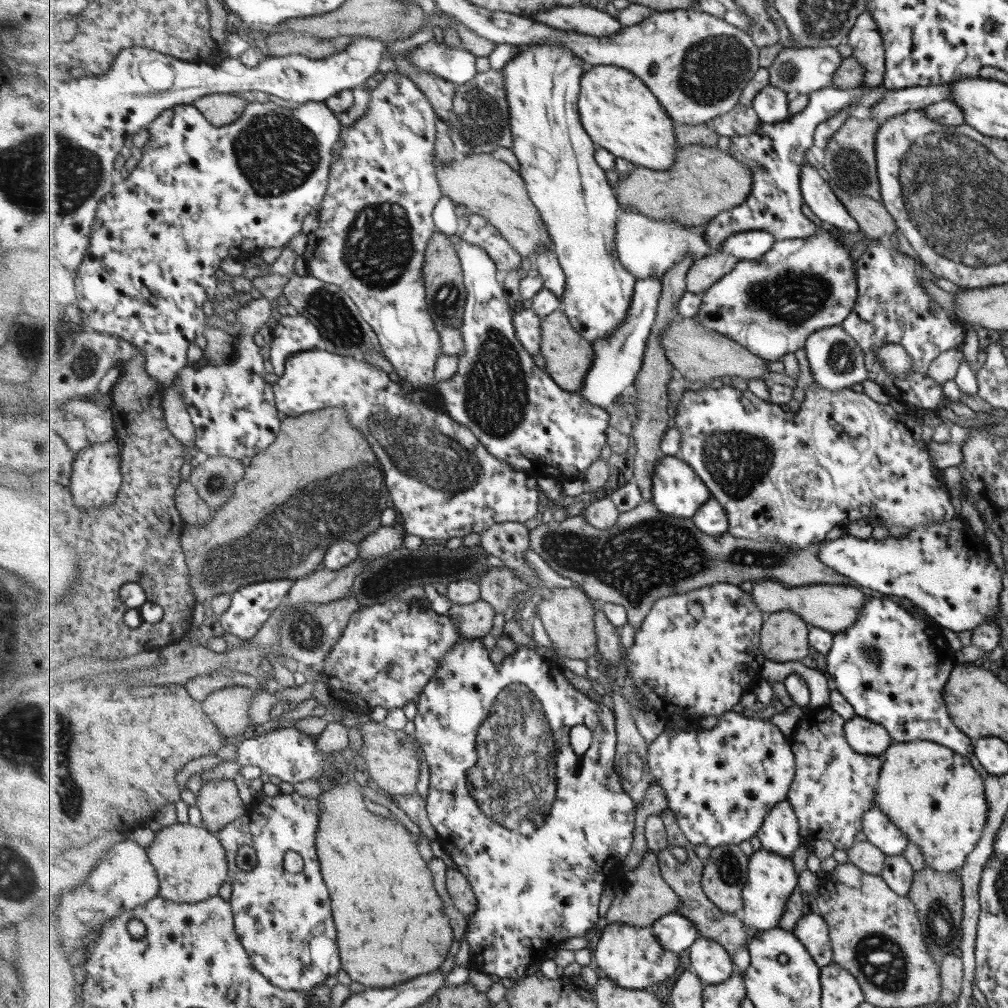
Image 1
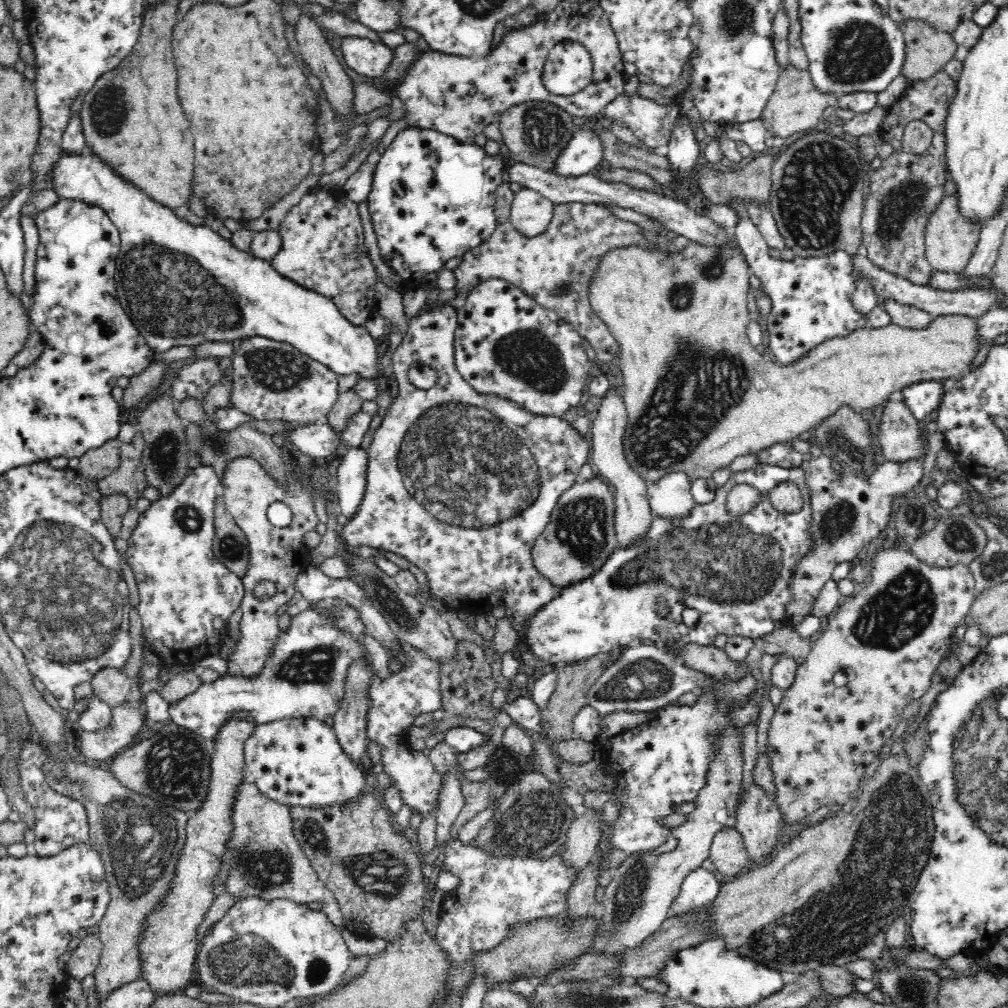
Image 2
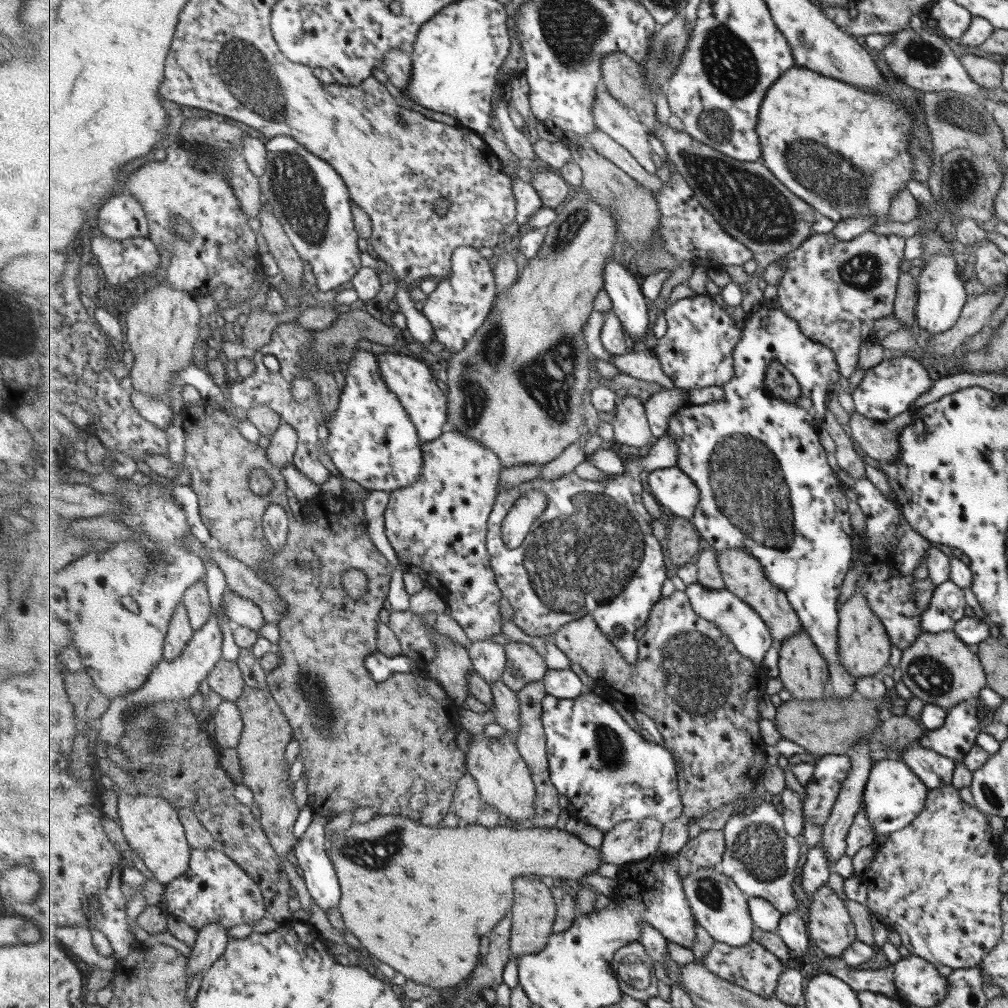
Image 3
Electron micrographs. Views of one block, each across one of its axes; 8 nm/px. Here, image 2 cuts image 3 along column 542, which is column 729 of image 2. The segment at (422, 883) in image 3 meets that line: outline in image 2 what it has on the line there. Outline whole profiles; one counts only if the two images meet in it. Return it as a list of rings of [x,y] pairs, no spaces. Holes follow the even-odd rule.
[[[726,827],[716,832],[709,849],[709,858],[719,876],[738,875],[748,866],[750,855],[735,827]]]

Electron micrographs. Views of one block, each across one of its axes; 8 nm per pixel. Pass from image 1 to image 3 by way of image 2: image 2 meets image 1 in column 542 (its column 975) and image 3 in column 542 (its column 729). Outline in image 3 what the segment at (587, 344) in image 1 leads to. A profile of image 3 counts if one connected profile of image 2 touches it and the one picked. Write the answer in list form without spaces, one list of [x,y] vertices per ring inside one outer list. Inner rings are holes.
[[[580,185],[575,188],[566,200],[566,204],[559,212],[555,222],[545,228],[546,238],[541,251],[535,258],[529,260],[527,267],[519,275],[520,278],[507,293],[497,294],[490,316],[487,316],[485,323],[479,327],[479,331],[471,339],[471,342],[467,343],[462,351],[452,354],[446,361],[449,427],[451,429],[454,427],[457,432],[463,432],[465,436],[471,436],[479,444],[497,452],[497,456],[501,458],[505,468],[511,468],[511,466],[517,466],[517,464],[549,464],[563,453],[568,446],[579,442],[579,438],[581,438],[581,426],[585,426],[585,418],[583,418],[583,412],[581,412],[583,402],[585,402],[583,394],[585,394],[587,386],[591,384],[591,360],[595,357],[589,349],[589,345],[587,345],[585,329],[583,328],[588,325],[591,316],[596,311],[594,303],[598,299],[599,291],[604,290],[604,269],[608,258],[612,258],[613,248],[617,244],[617,230],[619,231],[619,220],[613,214],[613,210],[597,204],[595,196],[589,194],[589,190],[585,186]]]

